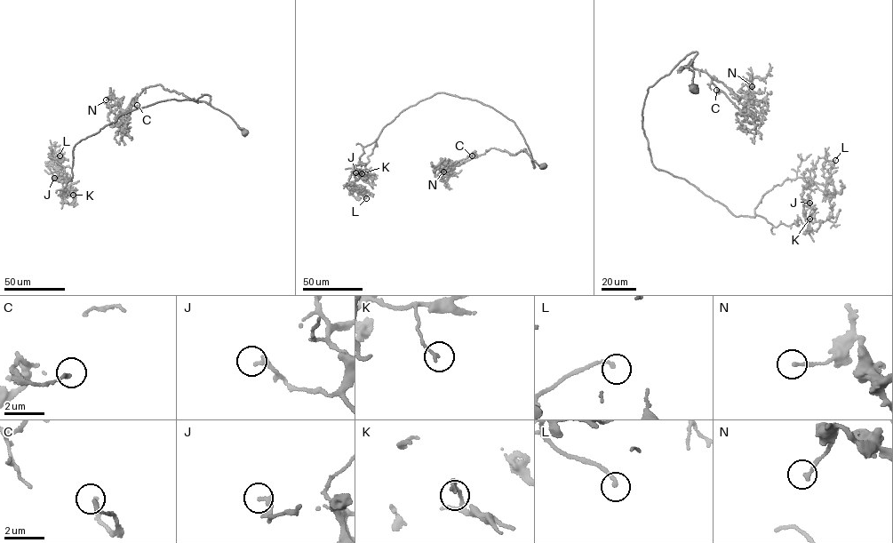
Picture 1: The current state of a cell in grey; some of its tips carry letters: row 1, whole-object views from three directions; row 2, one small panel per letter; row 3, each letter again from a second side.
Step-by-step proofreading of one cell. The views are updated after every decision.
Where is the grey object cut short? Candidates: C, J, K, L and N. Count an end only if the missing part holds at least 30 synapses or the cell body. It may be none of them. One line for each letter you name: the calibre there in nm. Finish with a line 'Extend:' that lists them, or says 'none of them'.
Extend: none of them

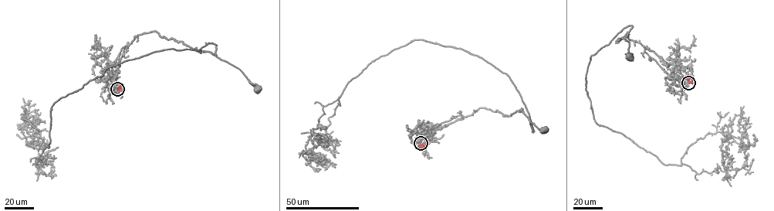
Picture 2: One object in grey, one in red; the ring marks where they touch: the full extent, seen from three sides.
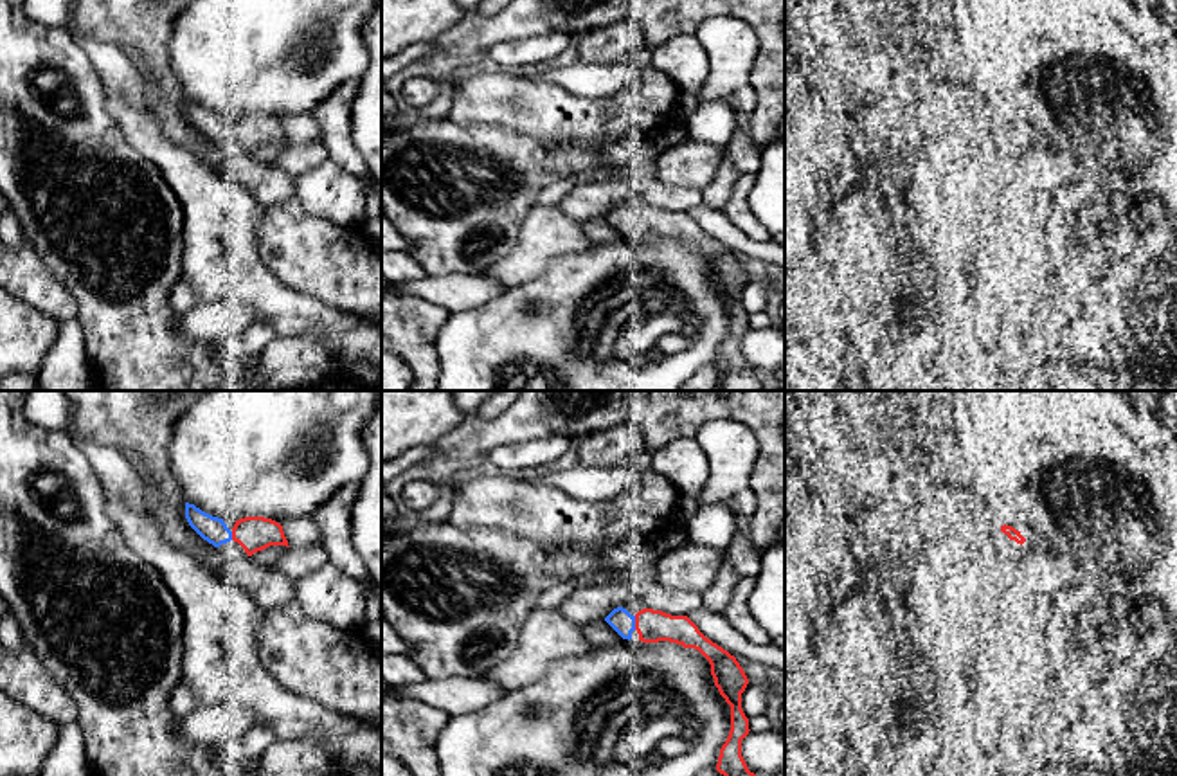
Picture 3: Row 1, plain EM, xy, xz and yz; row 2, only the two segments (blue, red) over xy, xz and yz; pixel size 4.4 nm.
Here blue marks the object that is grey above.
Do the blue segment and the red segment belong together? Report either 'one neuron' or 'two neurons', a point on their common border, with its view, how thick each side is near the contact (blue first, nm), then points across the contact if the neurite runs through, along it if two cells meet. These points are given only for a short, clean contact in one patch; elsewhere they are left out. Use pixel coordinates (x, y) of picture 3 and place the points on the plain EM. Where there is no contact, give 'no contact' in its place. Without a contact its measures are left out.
one neuron | xz (634, 220) | 100/140 nm

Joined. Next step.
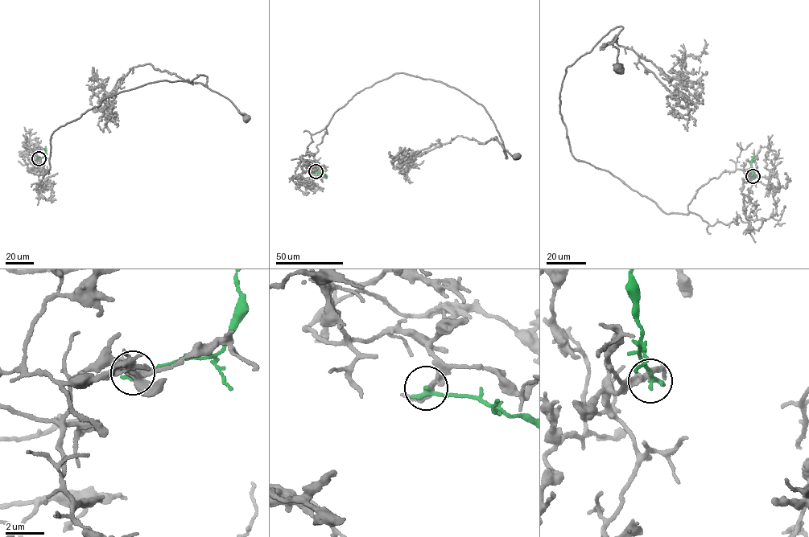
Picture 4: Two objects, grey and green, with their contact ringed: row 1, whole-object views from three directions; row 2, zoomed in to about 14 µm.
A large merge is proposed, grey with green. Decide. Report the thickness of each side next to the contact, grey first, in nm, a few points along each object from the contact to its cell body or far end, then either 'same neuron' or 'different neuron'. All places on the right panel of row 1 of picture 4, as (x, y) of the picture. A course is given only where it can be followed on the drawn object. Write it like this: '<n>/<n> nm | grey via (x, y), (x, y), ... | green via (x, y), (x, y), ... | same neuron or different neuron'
260/320 nm | grey via (753, 176), (724, 171), (687, 213), (667, 214), (576, 159), (559, 112), (565, 70), (620, 26), (619, 69) | green via (753, 176), (751, 160), (754, 156) | different neuron

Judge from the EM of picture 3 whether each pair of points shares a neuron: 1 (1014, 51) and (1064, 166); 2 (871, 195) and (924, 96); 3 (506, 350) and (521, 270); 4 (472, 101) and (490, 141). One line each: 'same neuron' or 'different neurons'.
1: different neurons
2: same neuron
3: different neurons
4: different neurons

